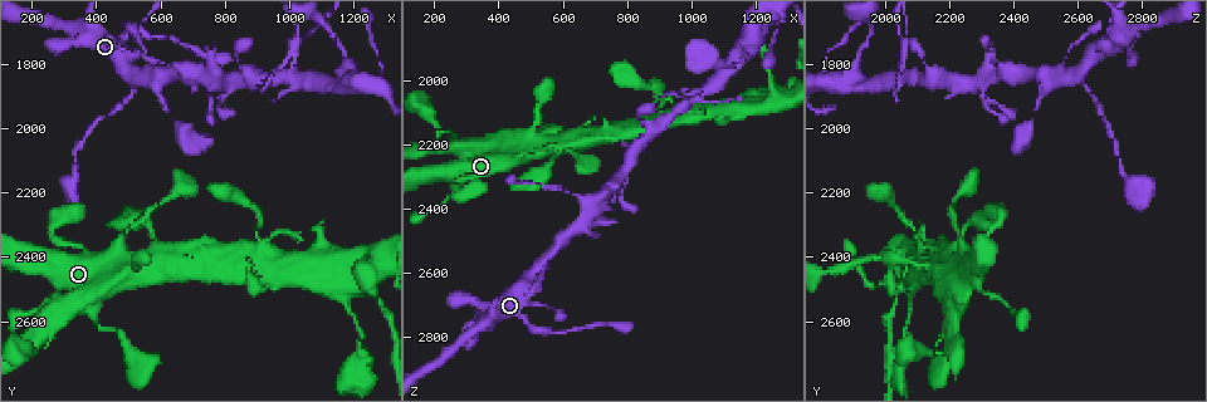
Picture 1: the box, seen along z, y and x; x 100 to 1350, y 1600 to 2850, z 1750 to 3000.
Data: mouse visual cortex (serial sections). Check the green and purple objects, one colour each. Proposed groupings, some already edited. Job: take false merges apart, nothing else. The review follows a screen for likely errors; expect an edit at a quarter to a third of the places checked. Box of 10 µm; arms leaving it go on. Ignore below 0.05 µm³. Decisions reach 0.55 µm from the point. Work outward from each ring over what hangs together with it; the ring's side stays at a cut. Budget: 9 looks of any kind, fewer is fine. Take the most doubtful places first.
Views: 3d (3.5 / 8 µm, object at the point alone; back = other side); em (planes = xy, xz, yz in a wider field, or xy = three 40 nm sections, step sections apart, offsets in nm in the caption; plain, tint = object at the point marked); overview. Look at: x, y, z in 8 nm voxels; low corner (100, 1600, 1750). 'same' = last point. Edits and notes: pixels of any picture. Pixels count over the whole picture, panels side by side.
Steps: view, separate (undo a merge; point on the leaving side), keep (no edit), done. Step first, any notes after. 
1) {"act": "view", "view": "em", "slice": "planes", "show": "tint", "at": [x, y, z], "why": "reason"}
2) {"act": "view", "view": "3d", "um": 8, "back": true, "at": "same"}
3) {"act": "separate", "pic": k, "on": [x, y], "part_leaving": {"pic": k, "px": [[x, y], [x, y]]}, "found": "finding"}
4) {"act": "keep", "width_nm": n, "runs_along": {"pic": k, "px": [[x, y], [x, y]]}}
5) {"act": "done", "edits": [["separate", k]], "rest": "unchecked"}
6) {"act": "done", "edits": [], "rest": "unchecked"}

{"act": "view", "view": "3d", "um": 8, "back": true, "at": [520, 1830, 2590], "why": "thin arm on a thick one"}

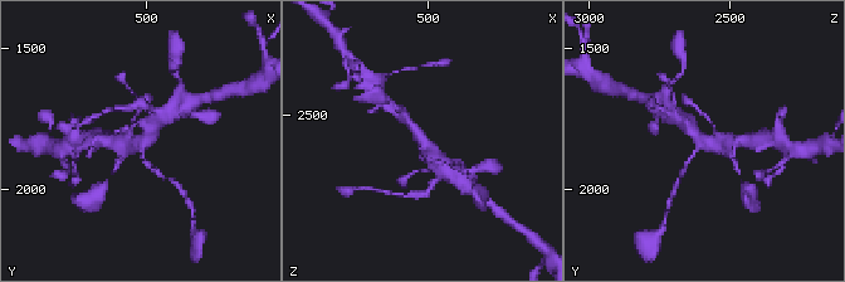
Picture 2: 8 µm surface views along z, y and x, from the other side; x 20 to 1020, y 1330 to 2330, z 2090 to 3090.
{"act": "view", "view": "em", "slice": "xy", "step": 1, "show": "tint", "at": "same", "why": "now the EM"}

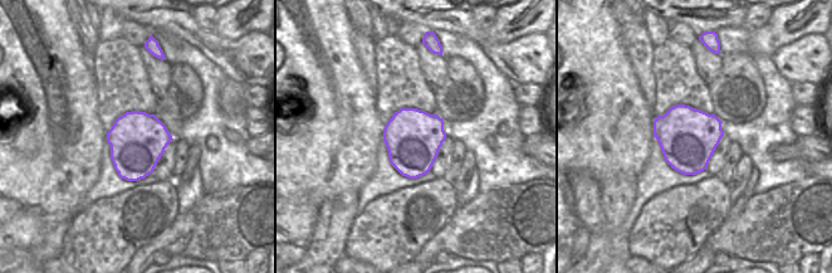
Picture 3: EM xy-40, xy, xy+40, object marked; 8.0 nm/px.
{"act": "keep", "runs_along": {"pic": 2, "px": [[441, 164], [399, 113]]}, "found": "one cell here"}

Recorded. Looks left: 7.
{"act": "view", "view": "3d", "um": 3.5, "at": [1260, 2510, 2040], "why": "sudden change in width"}

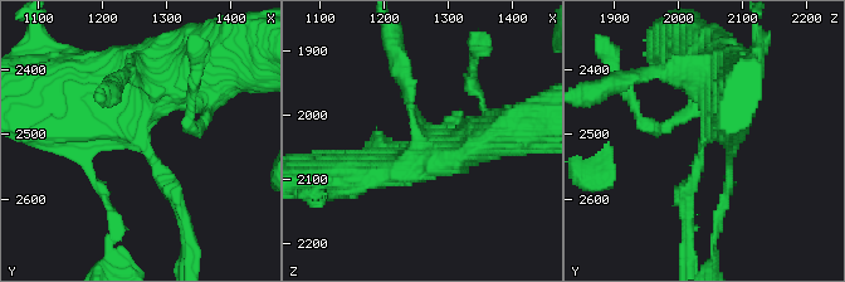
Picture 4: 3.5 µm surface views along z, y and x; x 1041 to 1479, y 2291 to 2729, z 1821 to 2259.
{"act": "view", "view": "em", "slice": "xy", "step": 1, "show": "plain", "at": [1265, 2505, 2045], "arm_widths_nm": [200, 450], "why": "need the tissue"}

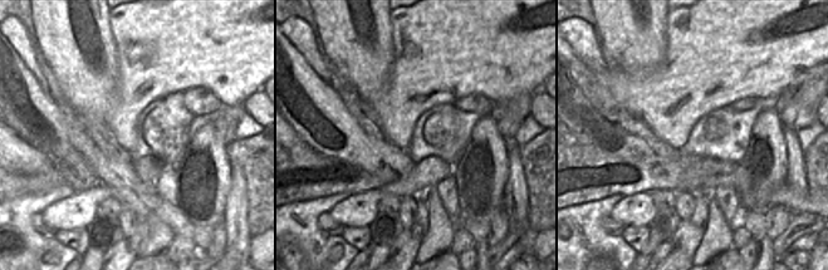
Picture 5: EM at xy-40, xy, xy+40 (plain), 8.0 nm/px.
{"act": "view", "view": "em", "slice": "xy", "step": 1, "show": "tint", "at": "same", "why": "where the object lies"}

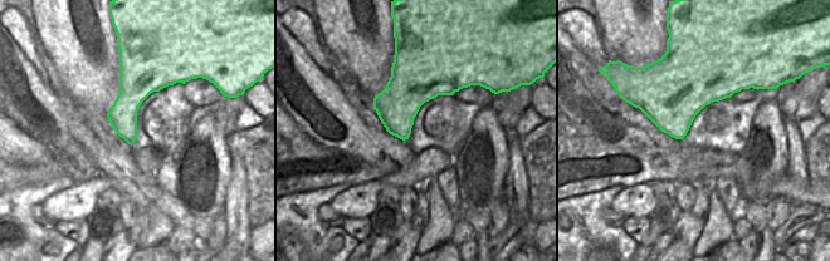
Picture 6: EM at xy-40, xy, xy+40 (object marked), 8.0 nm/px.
{"act": "separate", "pic": 4, "on": [162, 180], "part_leaving": {"pic": 4, "px": [[145, 147], [180, 202], [187, 259]]}, "found": "two cells meet here"}

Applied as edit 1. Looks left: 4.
{"act": "view", "view": "overview", "why": "redraw"}

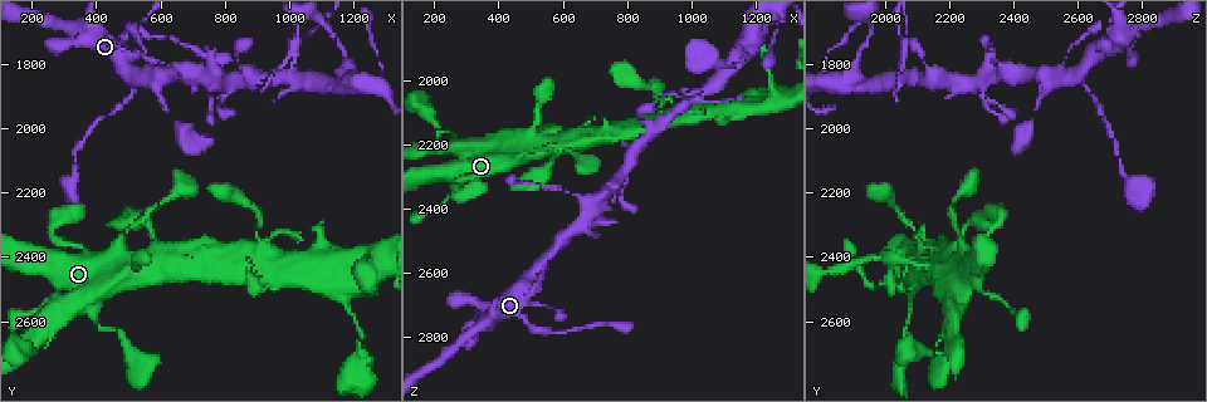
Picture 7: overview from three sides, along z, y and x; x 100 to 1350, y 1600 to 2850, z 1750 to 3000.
{"act": "view", "view": "em", "slice": "xy", "step": 3, "show": "tint", "at": [1020, 1730, 2060], "why": "three-way junction"}

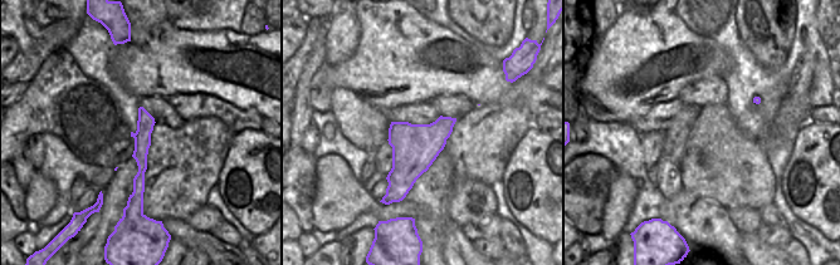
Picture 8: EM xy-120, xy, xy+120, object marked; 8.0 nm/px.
{"act": "view", "view": "3d", "um": 3.5, "at": "same"}

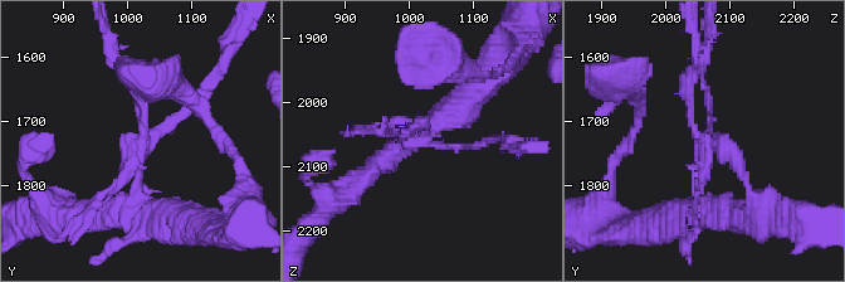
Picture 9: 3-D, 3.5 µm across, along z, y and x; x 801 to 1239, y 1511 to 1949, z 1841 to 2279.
{"act": "separate", "pic": 9, "on": [356, 129], "arm_widths_nm": [100, 150, 200], "part_leaving": {"pic": 9, "px": [[706, 140], [706, 58]]}, "found": "two cells meet here"}

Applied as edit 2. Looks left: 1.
{"act": "view", "view": "3d", "um": 3.5, "at": [210, 2660, 2210], "why": "two arms in line, one across"}

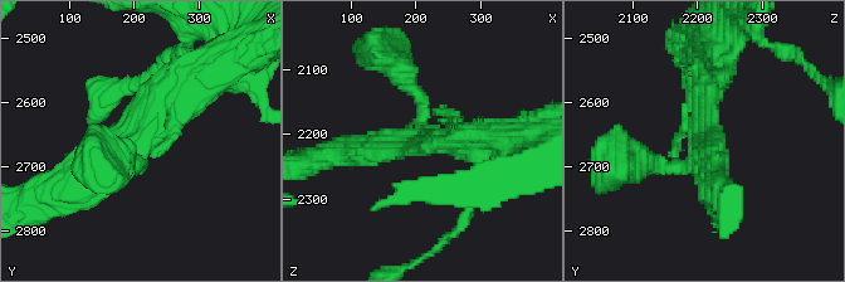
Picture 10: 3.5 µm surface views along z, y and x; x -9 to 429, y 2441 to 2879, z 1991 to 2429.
{"act": "keep", "arms": 3, "arm_widths_nm": [200, 350, 450], "runs_along": {"pic": 10, "px": [[199, 82], [137, 166], [118, 159]]}, "found": "continuous, no second cell"}

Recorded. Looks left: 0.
{"act": "done", "edits": [["separate", 4], ["separate", 9]], "rest": "unchecked"}

